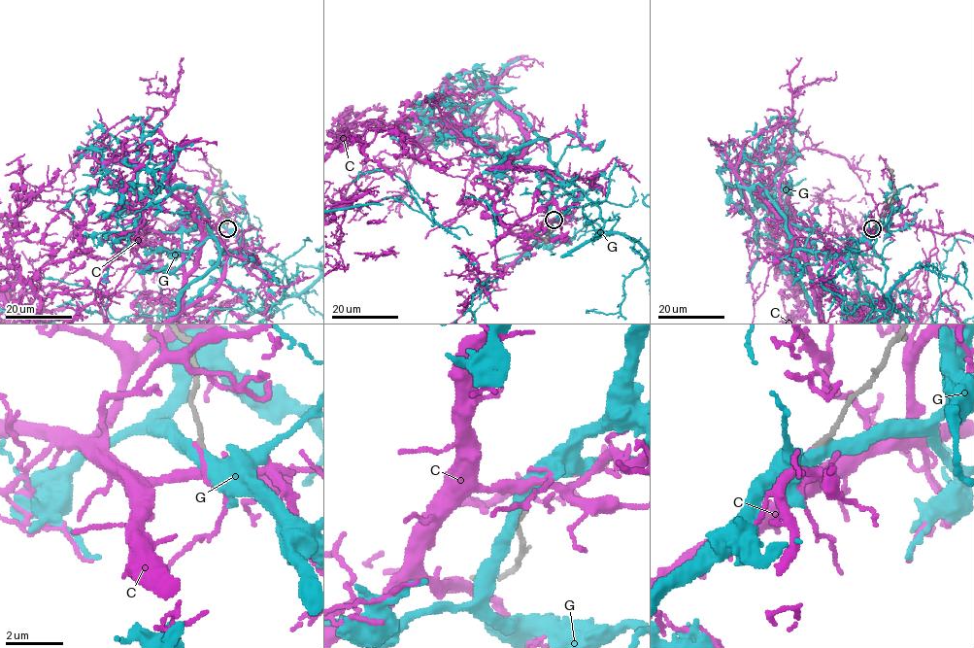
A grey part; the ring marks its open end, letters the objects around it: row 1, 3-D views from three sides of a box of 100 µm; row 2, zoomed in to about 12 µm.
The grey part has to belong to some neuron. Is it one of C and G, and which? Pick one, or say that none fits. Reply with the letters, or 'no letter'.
no letter

